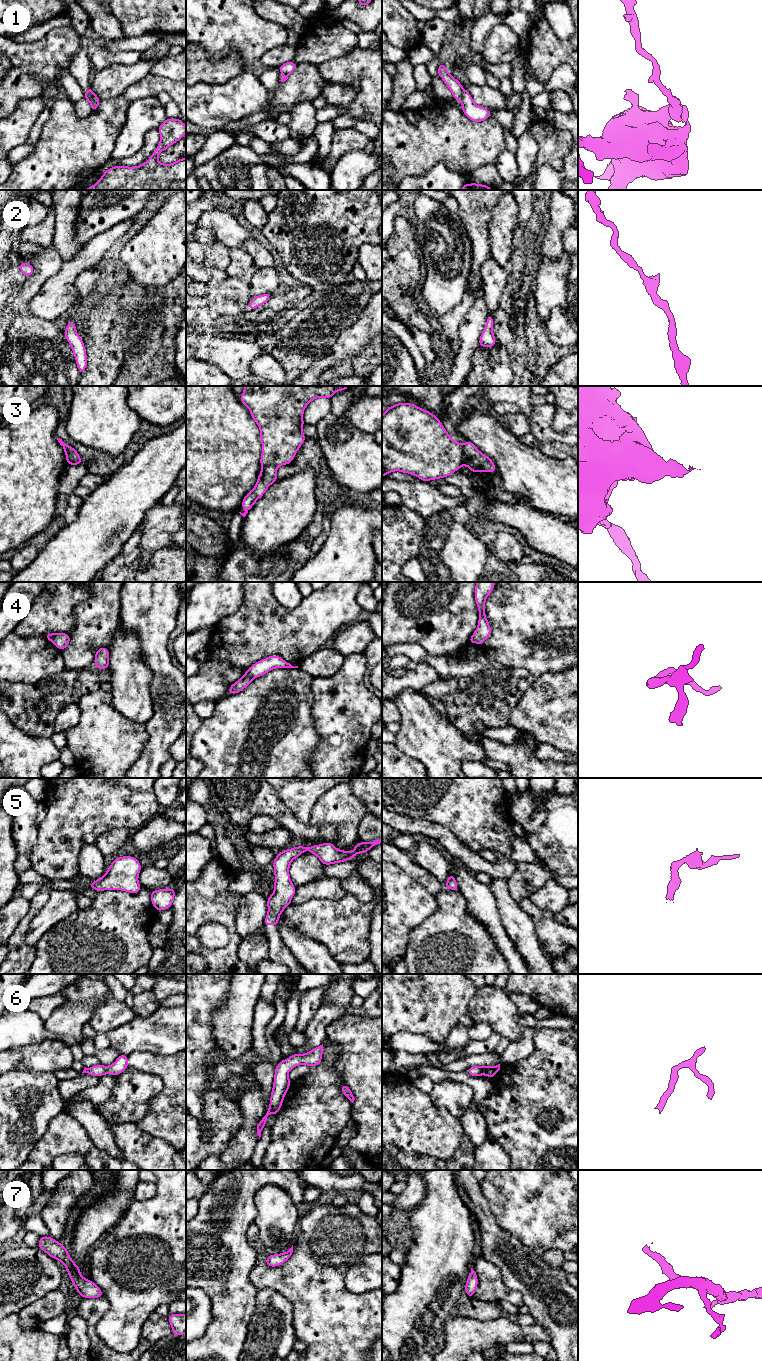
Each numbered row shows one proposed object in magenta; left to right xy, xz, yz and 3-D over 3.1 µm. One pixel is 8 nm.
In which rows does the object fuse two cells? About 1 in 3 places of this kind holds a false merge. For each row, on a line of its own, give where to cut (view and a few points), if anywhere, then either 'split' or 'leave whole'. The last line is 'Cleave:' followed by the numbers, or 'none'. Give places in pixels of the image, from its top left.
1: cut in yz along (463, 89), (462, 95), (458, 100); split
2: no cut; leave whole
3: cut in yz along (462, 445), (462, 461), (464, 464); split
4: cut in xy along (56, 634), (51, 641); split
5: no cut; leave whole
6: no cut; leave whole
7: no cut; leave whole
Cleave: 1, 3, 4

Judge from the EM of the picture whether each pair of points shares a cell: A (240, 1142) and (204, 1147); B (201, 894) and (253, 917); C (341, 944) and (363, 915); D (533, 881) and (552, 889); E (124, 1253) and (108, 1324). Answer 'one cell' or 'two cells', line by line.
A: two cells
B: two cells
C: one cell
D: two cells
E: one cell

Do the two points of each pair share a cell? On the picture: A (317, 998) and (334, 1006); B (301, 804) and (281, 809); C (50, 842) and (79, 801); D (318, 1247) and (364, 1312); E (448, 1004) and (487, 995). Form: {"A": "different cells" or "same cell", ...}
{"A": "different cells", "B": "different cells", "C": "same cell", "D": "same cell", "E": "different cells"}

